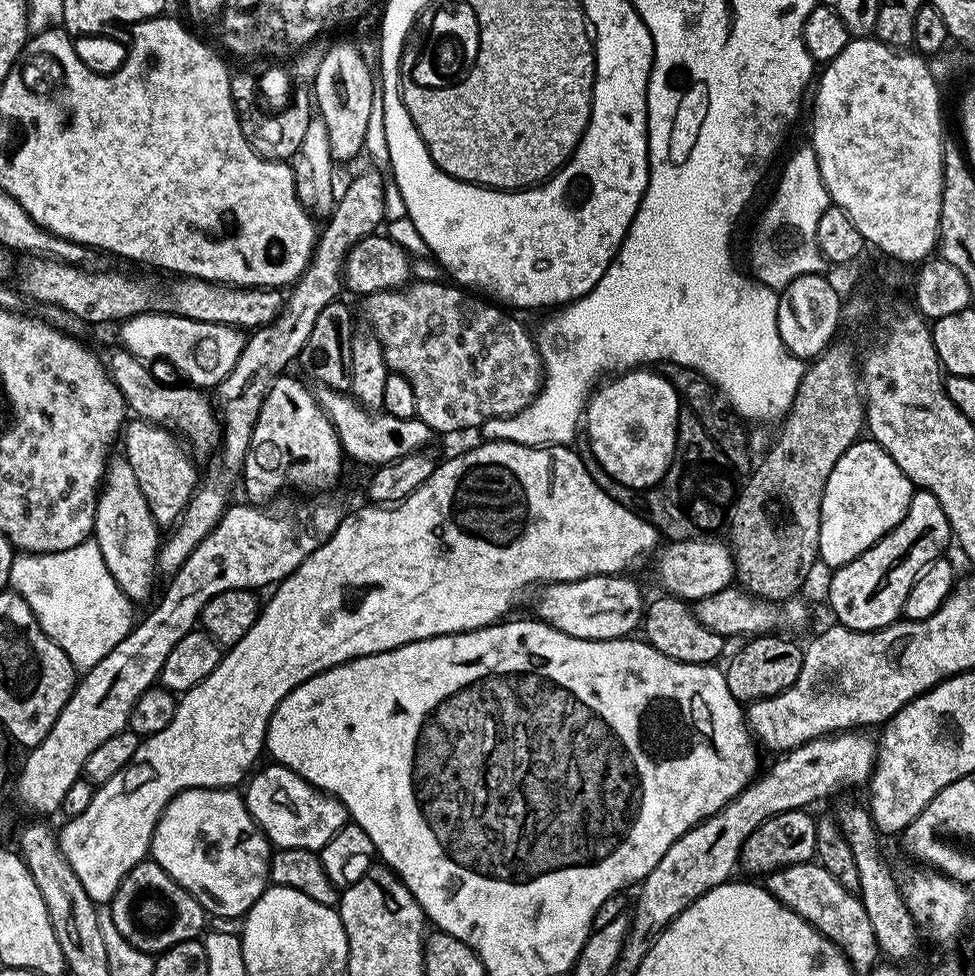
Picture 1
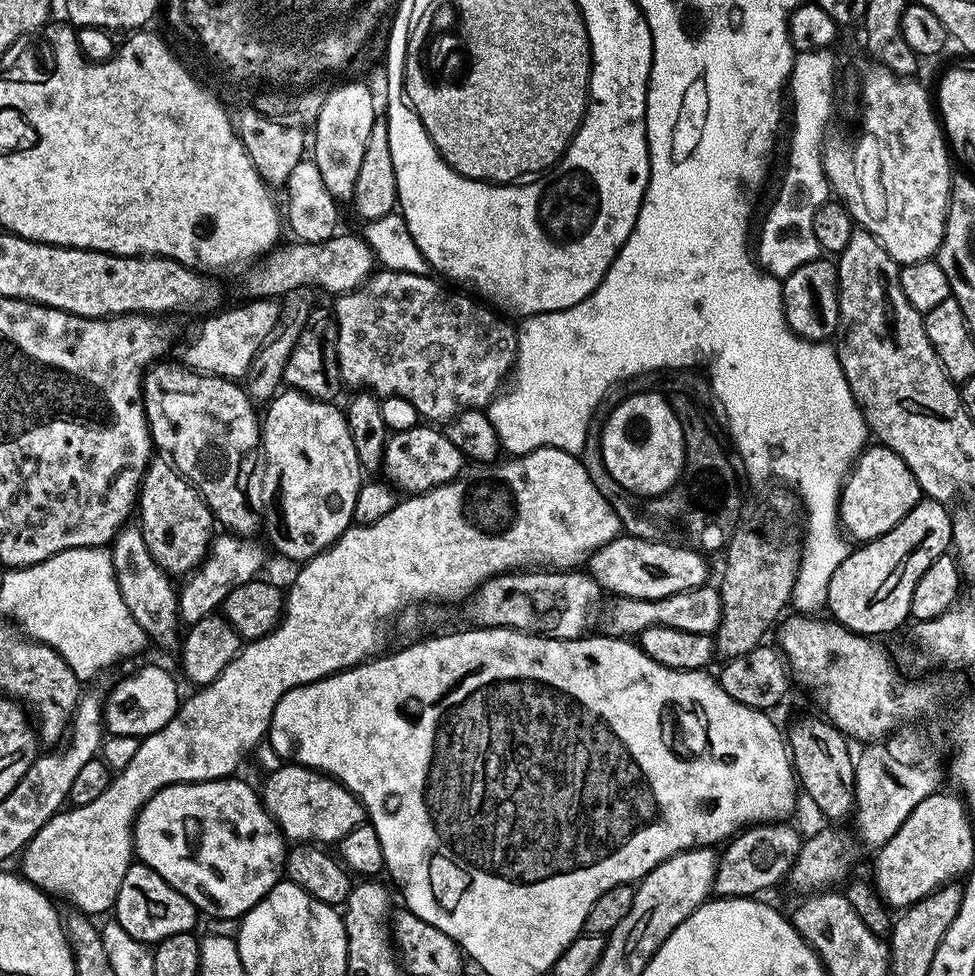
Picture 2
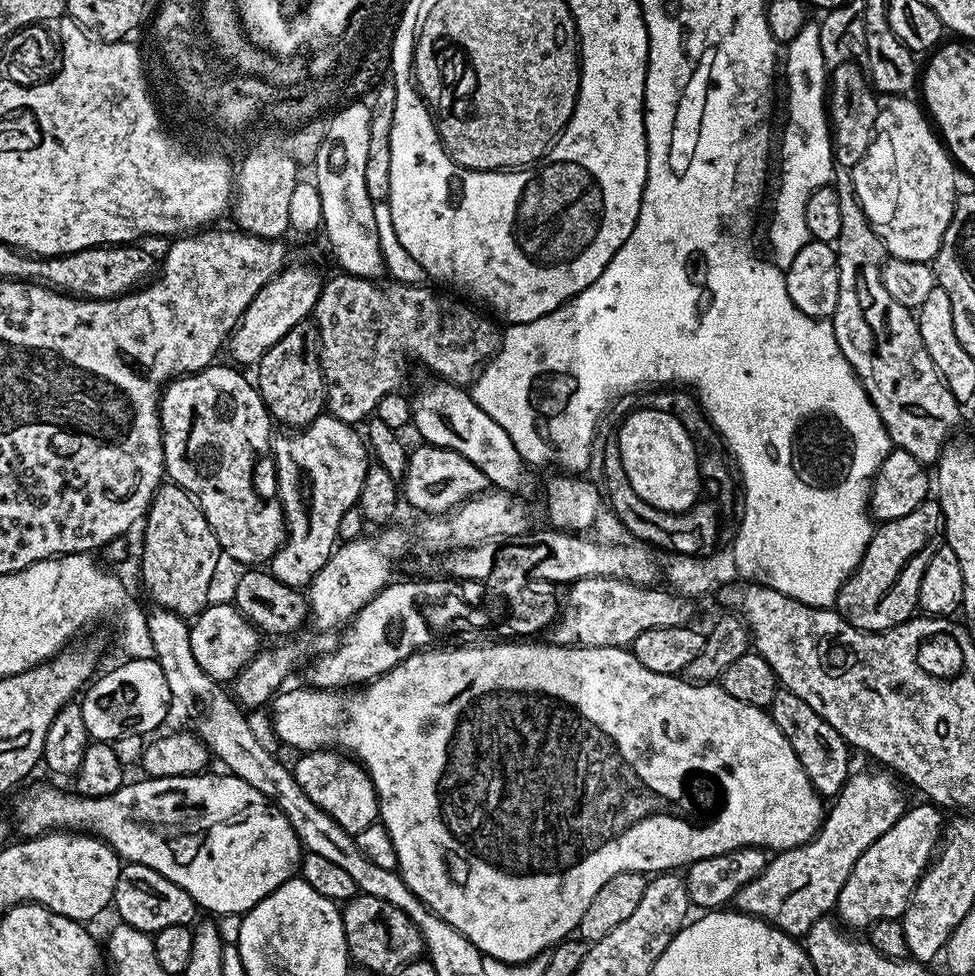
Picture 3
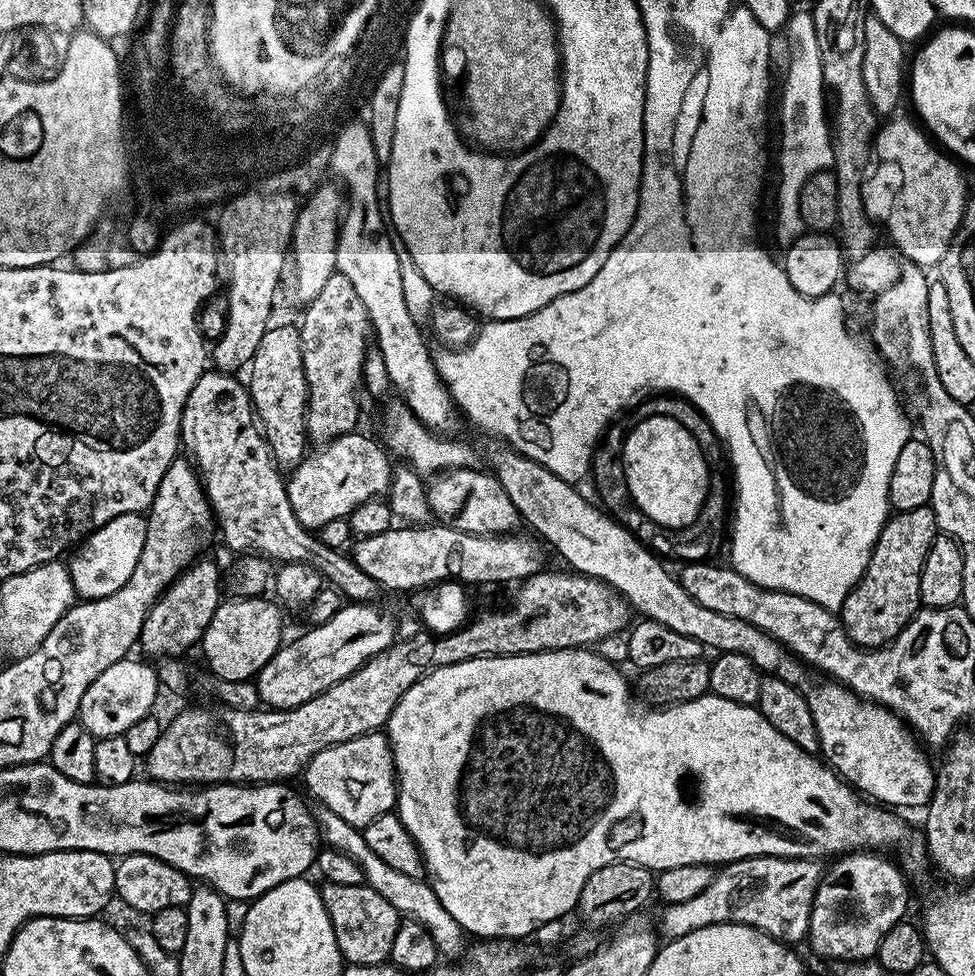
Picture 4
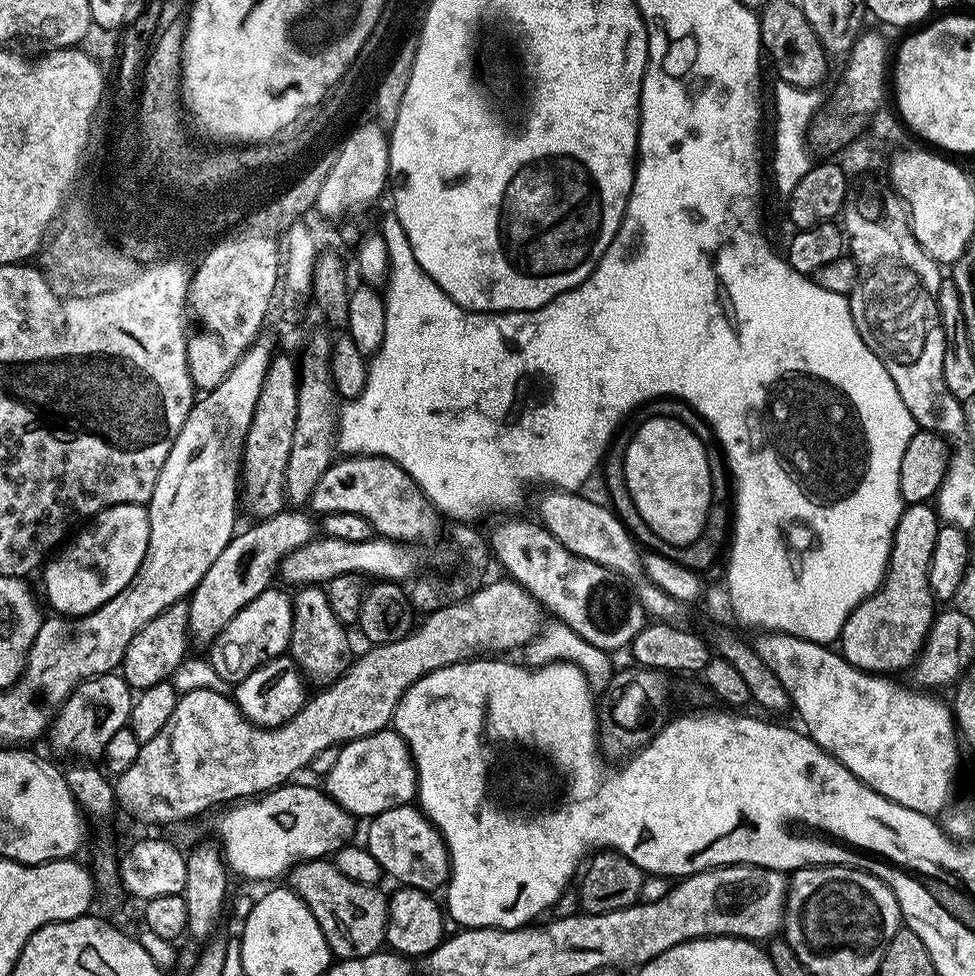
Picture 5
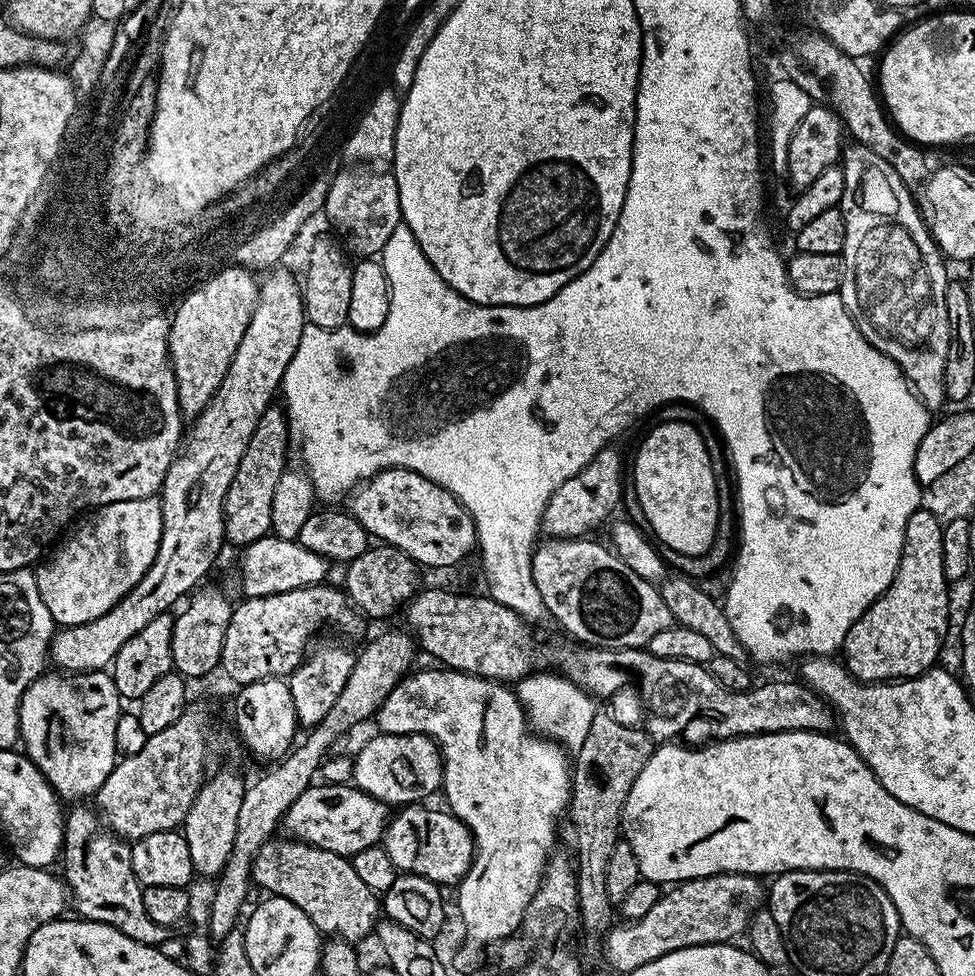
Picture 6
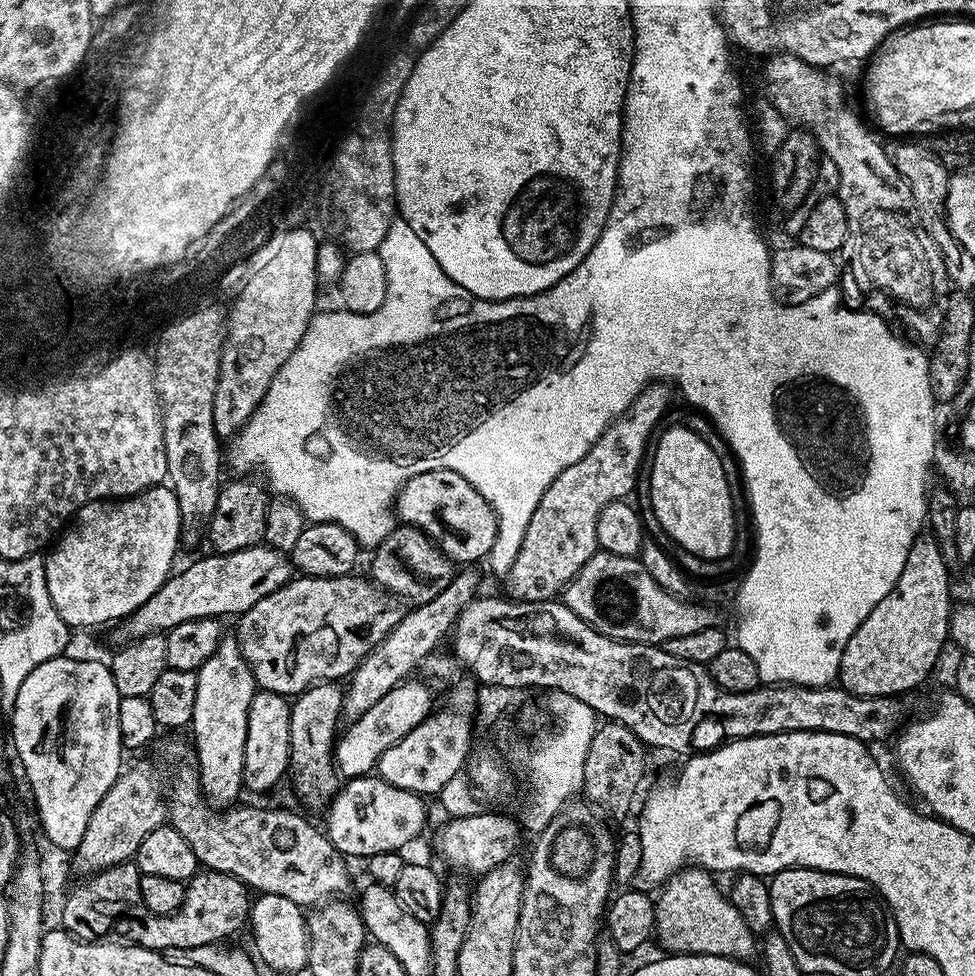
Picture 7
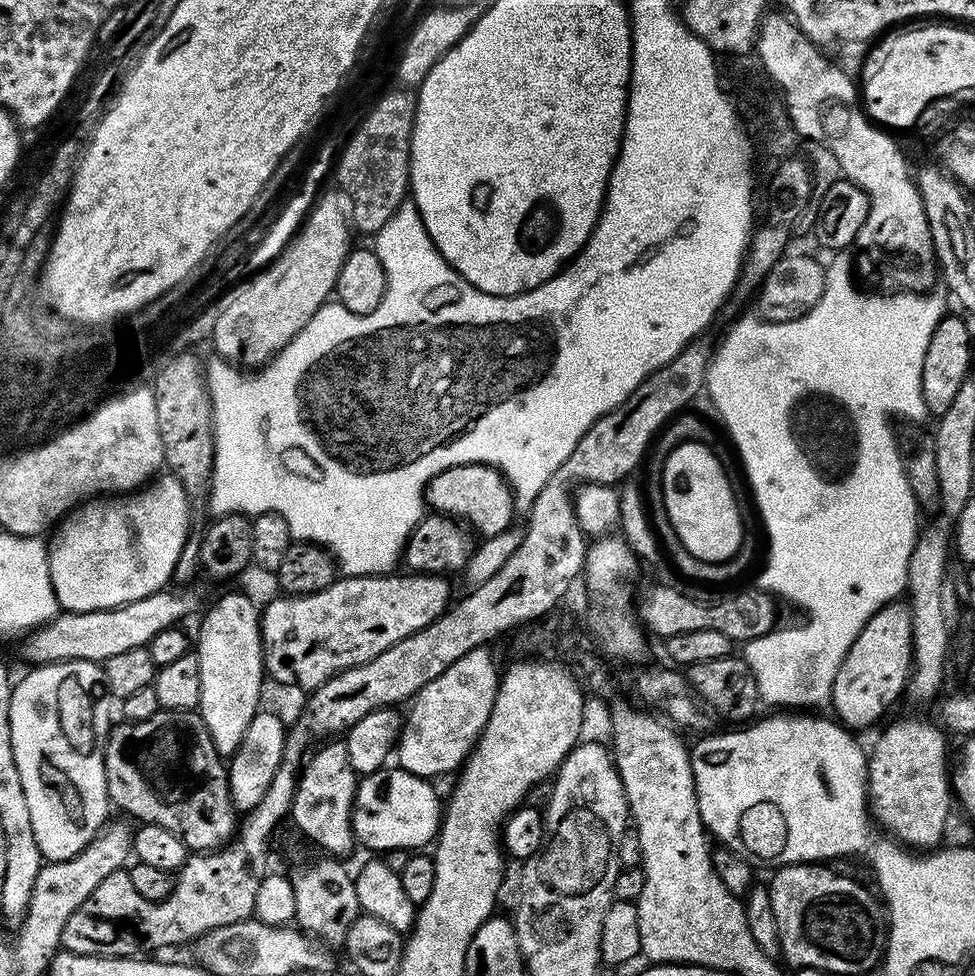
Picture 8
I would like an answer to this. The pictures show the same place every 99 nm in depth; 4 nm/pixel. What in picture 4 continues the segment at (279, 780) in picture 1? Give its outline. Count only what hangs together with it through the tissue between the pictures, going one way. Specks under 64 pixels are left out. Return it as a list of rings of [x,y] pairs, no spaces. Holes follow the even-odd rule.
[[[383,731],[367,732],[353,740],[336,744],[333,748],[314,754],[314,758],[305,766],[302,781],[308,792],[323,807],[334,810],[338,818],[350,822],[355,828],[363,829],[365,824],[374,822],[382,814],[393,811],[398,804],[398,781],[396,779],[396,763],[392,761],[392,746]]]

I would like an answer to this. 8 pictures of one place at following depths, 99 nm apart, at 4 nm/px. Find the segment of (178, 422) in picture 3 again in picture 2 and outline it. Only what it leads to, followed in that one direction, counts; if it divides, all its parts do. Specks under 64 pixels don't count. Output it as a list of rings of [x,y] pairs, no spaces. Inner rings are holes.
[[[164,363],[151,365],[144,373],[142,384],[144,416],[148,420],[148,433],[152,435],[155,451],[171,462],[200,491],[200,496],[207,502],[217,525],[225,524],[229,533],[238,536],[255,537],[256,516],[248,505],[248,479],[256,464],[256,452],[258,456],[258,449],[261,447],[262,424],[258,419],[258,412],[256,416],[252,409],[252,398],[235,380],[193,372],[187,366],[175,368],[172,364]]]

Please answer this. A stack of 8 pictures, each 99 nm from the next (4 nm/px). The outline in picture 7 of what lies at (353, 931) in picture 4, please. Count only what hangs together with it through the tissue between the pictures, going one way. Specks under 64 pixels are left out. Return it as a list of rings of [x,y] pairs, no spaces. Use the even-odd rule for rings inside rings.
[[[191,743],[180,744],[173,754],[176,763],[176,784],[166,788],[166,820],[194,850],[197,865],[209,872],[221,872],[238,878],[256,894],[278,894],[290,898],[290,902],[301,906],[319,906],[333,898],[343,897],[351,886],[348,877],[349,861],[330,842],[327,832],[316,828],[304,816],[288,808],[240,808],[229,806],[217,810],[204,799],[200,791],[200,769],[196,766],[196,749]]]

